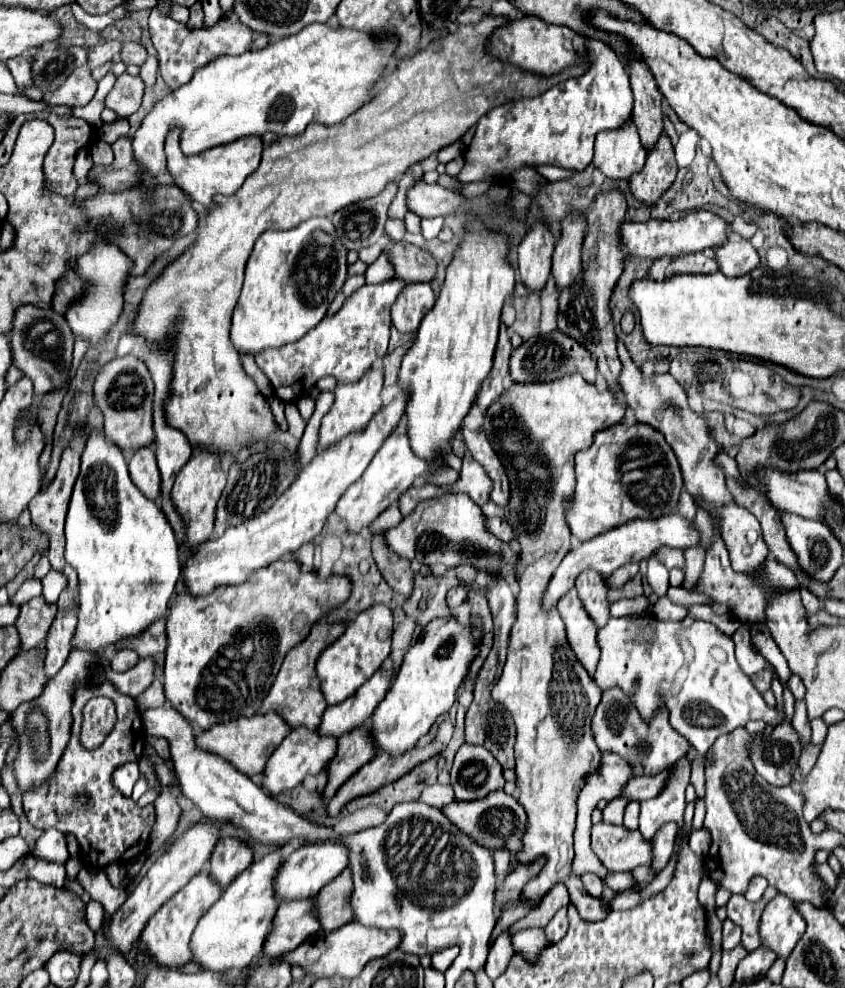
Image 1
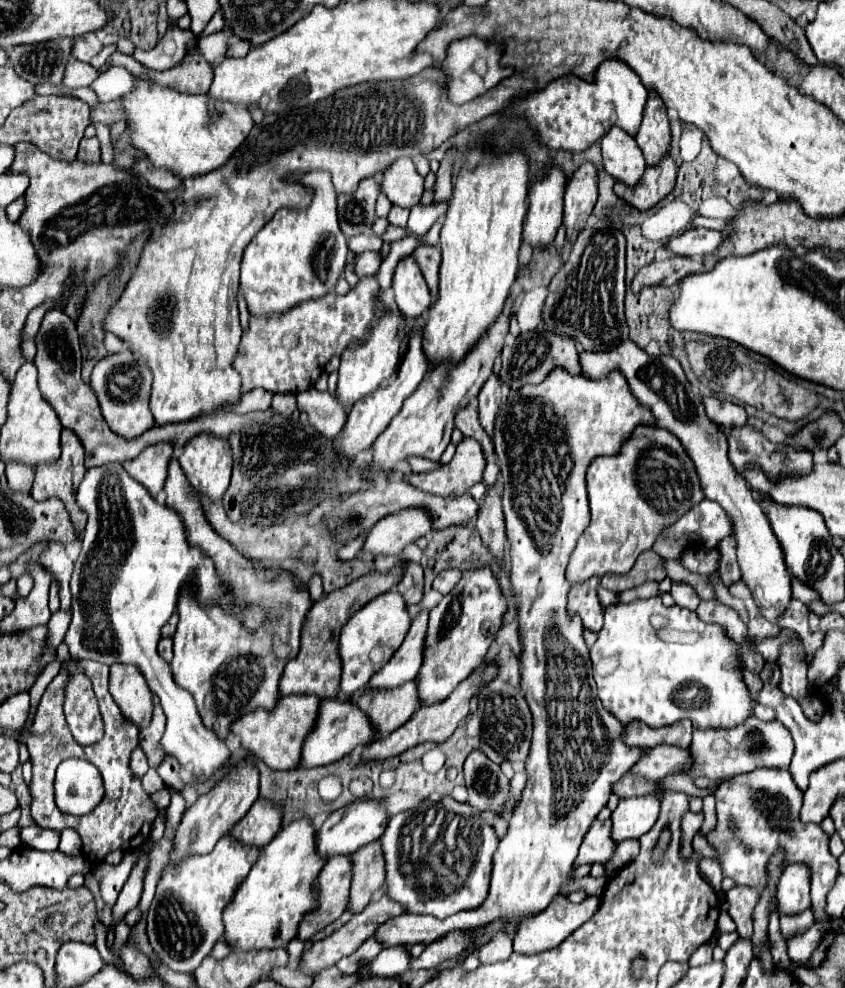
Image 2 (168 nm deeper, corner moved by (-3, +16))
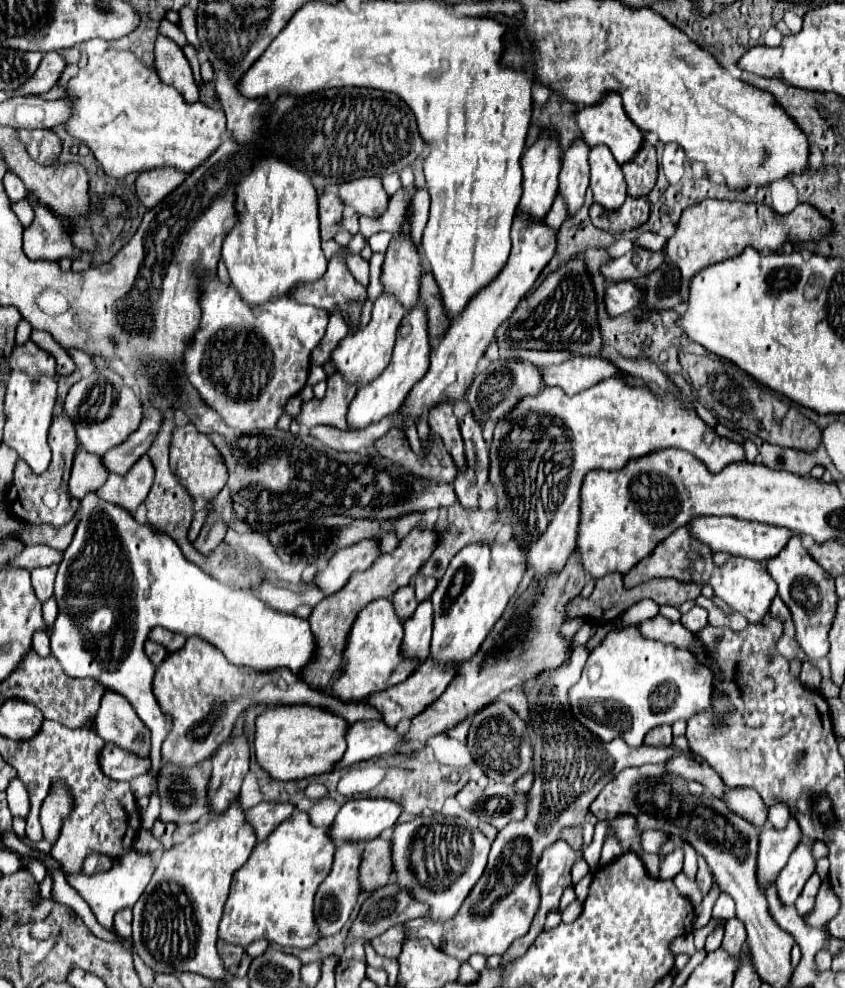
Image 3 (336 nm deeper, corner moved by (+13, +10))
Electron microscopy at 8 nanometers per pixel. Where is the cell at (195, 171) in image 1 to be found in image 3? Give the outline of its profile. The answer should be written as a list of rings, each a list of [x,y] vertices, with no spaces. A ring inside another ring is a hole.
[[[108,48],[104,54],[90,54],[88,64],[66,84],[66,98],[72,102],[66,132],[86,144],[104,172],[112,178],[124,178],[130,172],[144,172],[160,166],[192,172],[220,146],[222,134],[226,132],[226,118],[222,110],[214,110],[204,102],[186,104],[176,88],[164,84],[152,68],[144,66],[128,50]]]

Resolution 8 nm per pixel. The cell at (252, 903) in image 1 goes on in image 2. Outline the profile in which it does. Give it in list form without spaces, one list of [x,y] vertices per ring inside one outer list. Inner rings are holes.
[[[300,818],[284,826],[272,838],[272,842],[262,848],[256,864],[236,888],[228,908],[224,908],[224,942],[232,950],[250,952],[260,948],[288,946],[288,942],[296,936],[302,916],[316,908],[312,884],[324,866],[324,860],[316,854],[314,834],[316,830],[312,828],[310,820]]]

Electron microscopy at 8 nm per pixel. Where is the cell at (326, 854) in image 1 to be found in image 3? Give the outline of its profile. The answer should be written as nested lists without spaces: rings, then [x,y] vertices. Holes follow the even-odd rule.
[[[358,798],[346,802],[334,824],[332,840],[340,842],[368,842],[380,836],[386,828],[392,828],[402,814],[402,806],[388,798]]]

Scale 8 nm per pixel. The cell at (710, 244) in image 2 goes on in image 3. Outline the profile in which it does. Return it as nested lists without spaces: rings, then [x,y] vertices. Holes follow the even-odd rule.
[[[634,248],[620,258],[604,264],[600,268],[606,282],[638,282],[652,270],[656,270],[664,260],[664,252],[648,252],[644,248]]]

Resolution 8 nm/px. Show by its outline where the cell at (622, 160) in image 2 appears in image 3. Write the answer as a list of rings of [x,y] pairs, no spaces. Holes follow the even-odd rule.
[[[594,146],[588,162],[594,202],[598,202],[604,210],[618,210],[626,200],[626,182],[620,164],[616,164],[606,146]]]

